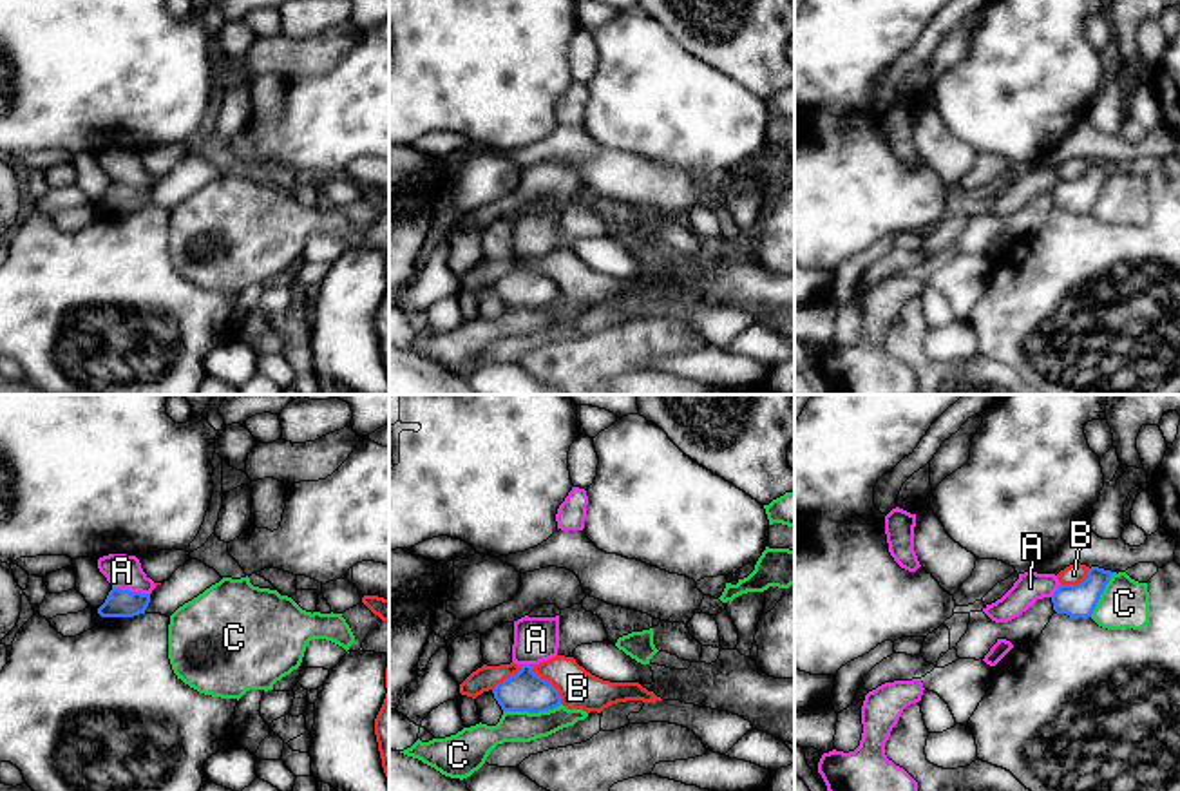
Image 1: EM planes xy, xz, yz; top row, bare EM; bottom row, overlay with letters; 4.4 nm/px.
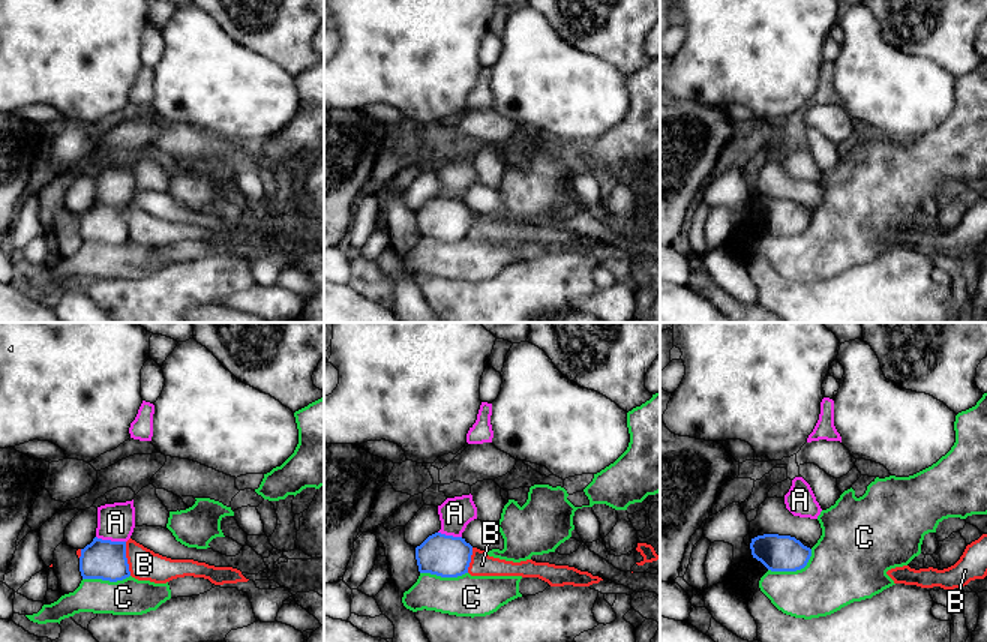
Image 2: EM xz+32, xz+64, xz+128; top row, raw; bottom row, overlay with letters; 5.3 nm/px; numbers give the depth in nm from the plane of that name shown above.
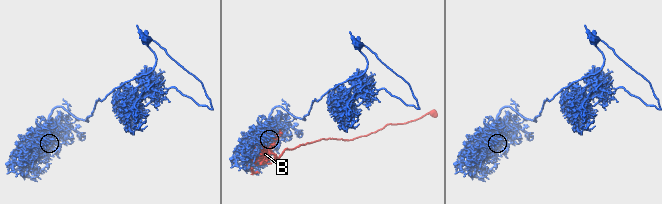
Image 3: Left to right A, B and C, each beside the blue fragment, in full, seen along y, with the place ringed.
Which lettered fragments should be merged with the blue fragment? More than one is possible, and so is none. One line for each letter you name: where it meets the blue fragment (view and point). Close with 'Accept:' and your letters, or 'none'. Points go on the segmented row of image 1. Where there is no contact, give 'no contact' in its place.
Accept: none

